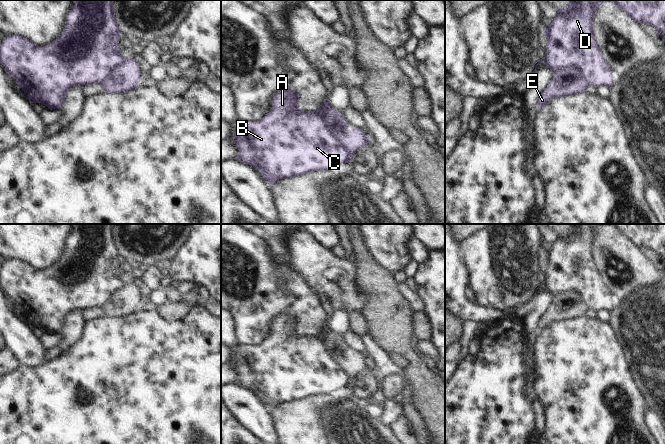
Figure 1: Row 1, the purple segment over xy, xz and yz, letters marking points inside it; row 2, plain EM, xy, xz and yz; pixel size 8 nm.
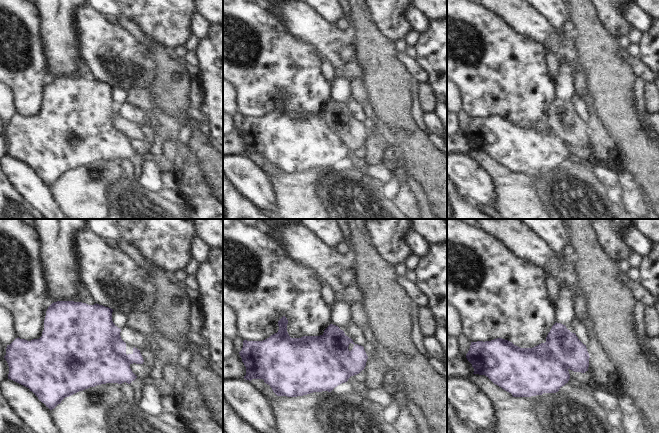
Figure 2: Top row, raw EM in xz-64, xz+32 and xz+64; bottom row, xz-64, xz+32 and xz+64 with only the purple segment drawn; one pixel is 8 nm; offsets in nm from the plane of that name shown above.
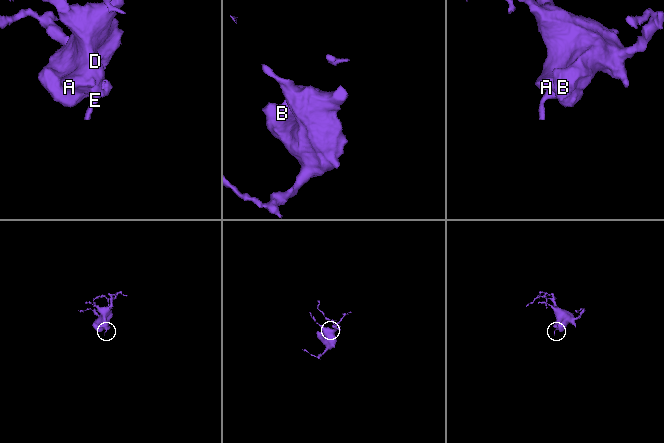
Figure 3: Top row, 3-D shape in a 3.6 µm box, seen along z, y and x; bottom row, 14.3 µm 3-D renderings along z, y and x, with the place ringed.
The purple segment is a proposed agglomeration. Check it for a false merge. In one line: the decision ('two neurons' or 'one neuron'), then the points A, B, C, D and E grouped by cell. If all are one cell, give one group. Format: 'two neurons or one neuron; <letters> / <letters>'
two neurons; A B C D / E

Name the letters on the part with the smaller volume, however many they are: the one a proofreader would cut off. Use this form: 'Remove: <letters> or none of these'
Remove: E.

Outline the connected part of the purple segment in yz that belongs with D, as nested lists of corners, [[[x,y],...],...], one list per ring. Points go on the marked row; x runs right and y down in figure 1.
[[[570,0],[566,8],[557,10],[549,27],[543,29],[543,35],[547,37],[543,61],[549,69],[558,71],[575,68],[589,85],[596,87],[605,85],[610,88],[615,85],[612,70],[604,59],[593,28],[595,14],[604,2],[615,4],[636,23],[653,26],[665,42],[665,0]]]

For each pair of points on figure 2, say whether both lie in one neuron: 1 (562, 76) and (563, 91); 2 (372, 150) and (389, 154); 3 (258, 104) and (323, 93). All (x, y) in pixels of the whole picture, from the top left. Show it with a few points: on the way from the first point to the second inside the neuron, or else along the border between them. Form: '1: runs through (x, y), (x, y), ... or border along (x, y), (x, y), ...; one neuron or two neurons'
1: runs through (563, 80), (563, 87); one neuron
2: border along (388, 146), (380, 162); two neurons
3: runs through (274, 88), (305, 87), (307, 89); one neuron

